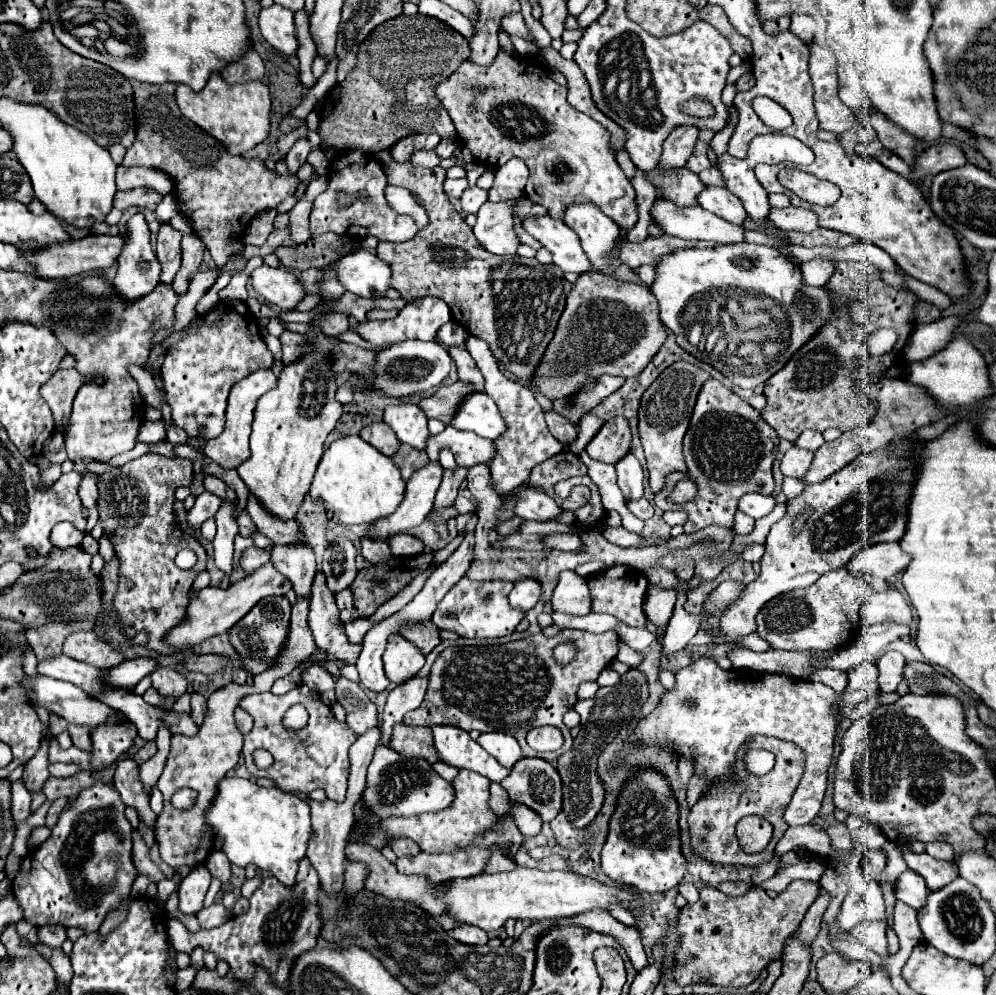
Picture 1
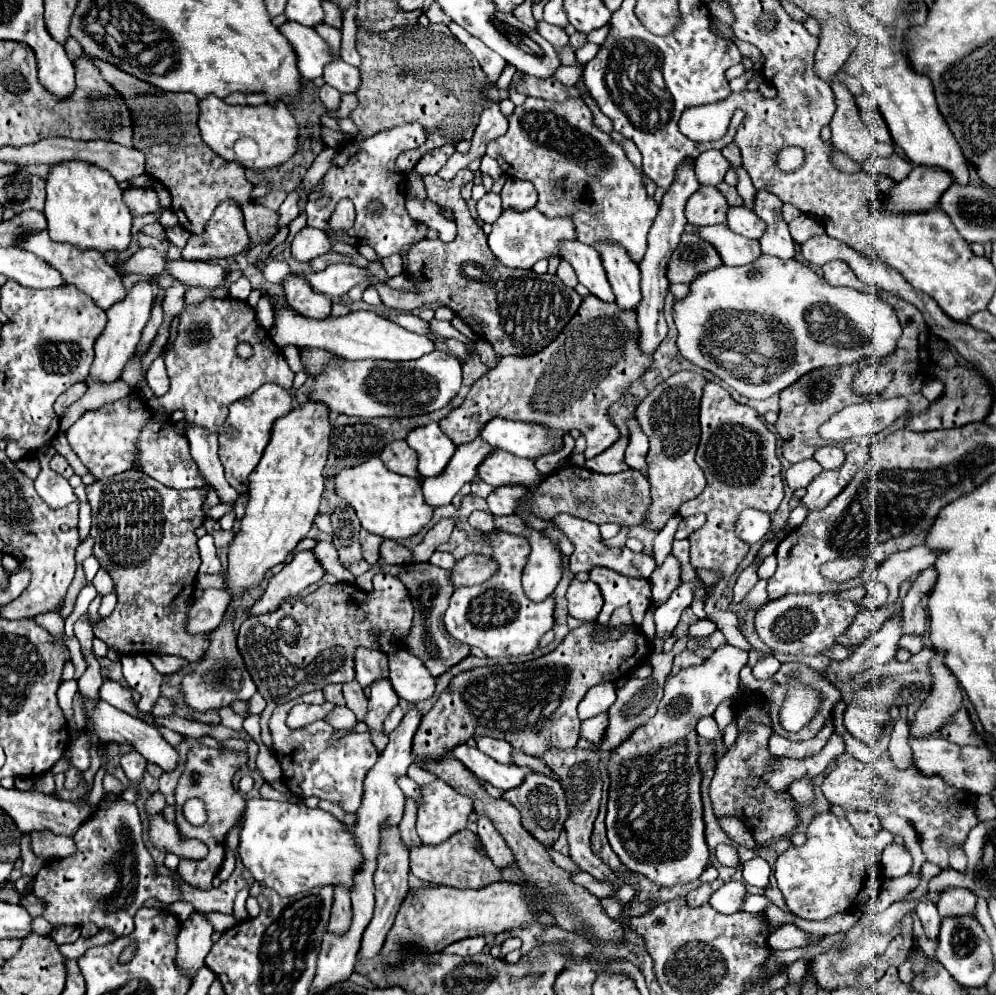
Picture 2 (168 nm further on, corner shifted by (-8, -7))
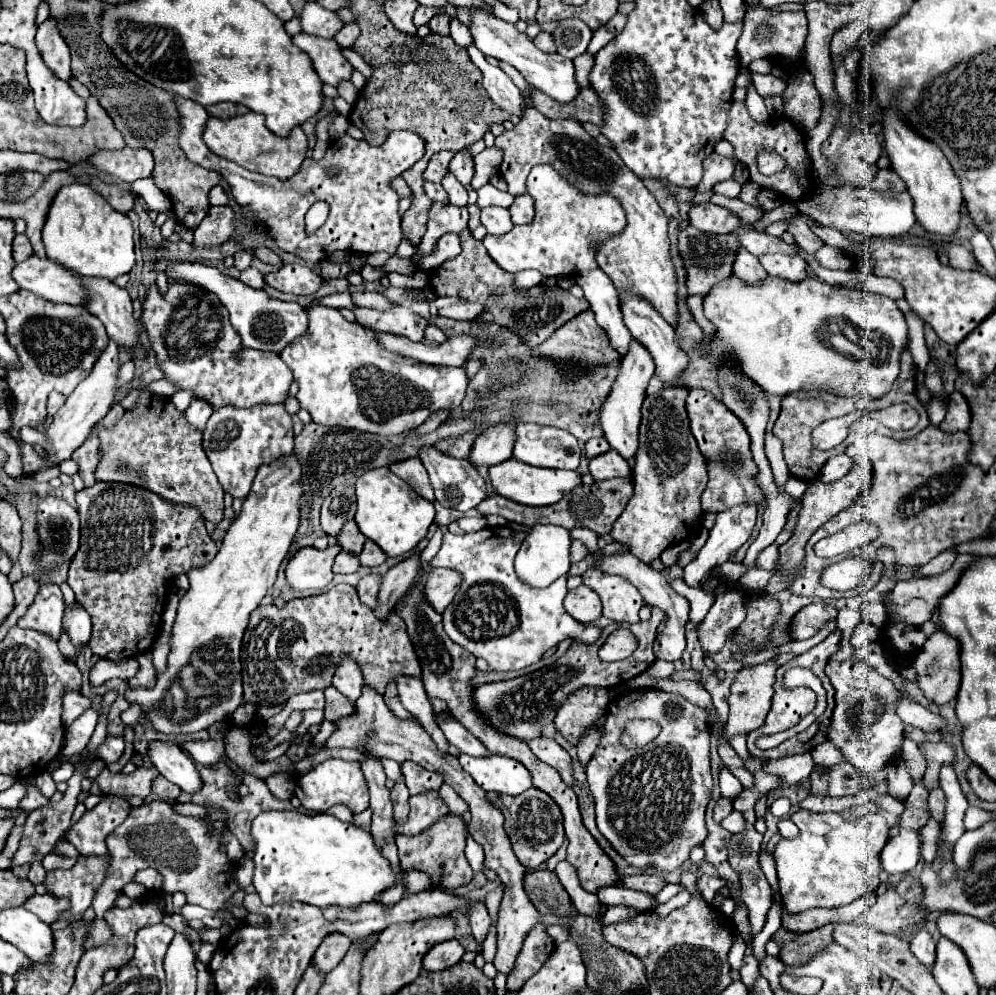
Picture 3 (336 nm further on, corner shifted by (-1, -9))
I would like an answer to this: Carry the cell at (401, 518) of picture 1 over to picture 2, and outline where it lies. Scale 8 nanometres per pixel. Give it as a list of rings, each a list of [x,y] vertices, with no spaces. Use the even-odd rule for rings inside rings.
[[[480,437],[462,443],[456,447],[456,453],[452,461],[446,465],[446,469],[436,477],[426,477],[422,481],[424,499],[430,507],[438,509],[448,503],[452,503],[454,495],[460,491],[460,487],[476,477],[476,467],[480,465],[480,459],[492,451],[492,445],[486,445]]]

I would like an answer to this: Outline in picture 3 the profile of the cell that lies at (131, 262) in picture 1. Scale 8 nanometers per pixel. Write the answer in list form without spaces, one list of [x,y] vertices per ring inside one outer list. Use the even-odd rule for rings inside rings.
[[[115,341],[109,343],[109,347],[105,349],[105,353],[101,353],[101,357],[97,359],[97,365],[93,367],[91,375],[77,385],[77,389],[67,397],[65,405],[53,415],[53,423],[47,427],[45,437],[49,443],[49,451],[43,449],[43,461],[45,467],[59,467],[63,461],[69,461],[73,451],[87,439],[87,435],[91,433],[91,427],[103,419],[107,415],[107,411],[111,409],[115,391],[117,391],[117,371],[119,371],[119,349],[115,345]]]

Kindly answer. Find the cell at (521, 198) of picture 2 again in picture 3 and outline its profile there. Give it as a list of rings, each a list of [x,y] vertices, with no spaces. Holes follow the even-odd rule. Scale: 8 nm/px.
[[[521,195],[521,197],[515,197],[513,205],[509,207],[509,213],[511,213],[511,221],[515,225],[525,225],[525,223],[531,223],[533,221],[533,199],[529,195]]]

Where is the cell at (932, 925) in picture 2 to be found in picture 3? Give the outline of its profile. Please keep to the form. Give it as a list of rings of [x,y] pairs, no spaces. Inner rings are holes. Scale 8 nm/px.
[[[919,929],[919,933],[913,937],[913,941],[911,941],[911,953],[927,969],[933,967],[933,963],[935,963],[935,941],[931,939],[931,935],[925,929]]]

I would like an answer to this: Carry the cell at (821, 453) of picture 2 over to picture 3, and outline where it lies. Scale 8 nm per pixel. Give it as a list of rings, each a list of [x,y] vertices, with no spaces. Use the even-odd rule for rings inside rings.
[[[837,455],[837,457],[831,457],[827,463],[825,463],[825,469],[821,469],[821,477],[823,481],[827,483],[833,483],[841,477],[845,477],[849,473],[849,469],[853,467],[853,459],[849,455]]]

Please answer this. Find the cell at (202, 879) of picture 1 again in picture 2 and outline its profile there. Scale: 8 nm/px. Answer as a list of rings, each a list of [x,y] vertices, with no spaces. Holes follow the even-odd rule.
[[[194,911],[180,929],[178,935],[178,965],[188,971],[188,977],[194,977],[194,973],[204,965],[204,955],[208,955],[212,947],[212,933],[214,927],[208,921],[208,917],[200,911]]]

